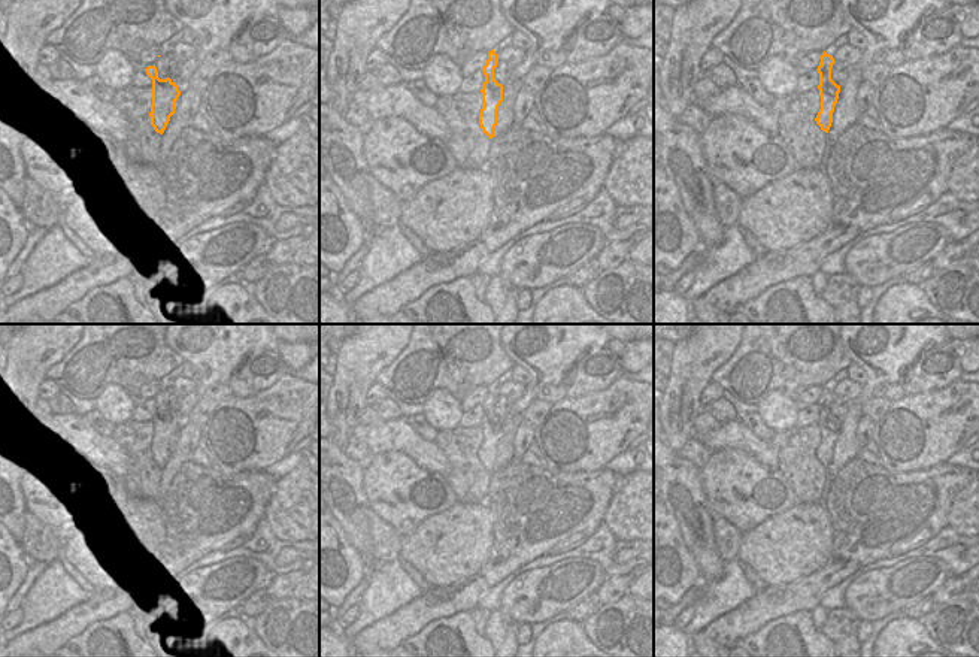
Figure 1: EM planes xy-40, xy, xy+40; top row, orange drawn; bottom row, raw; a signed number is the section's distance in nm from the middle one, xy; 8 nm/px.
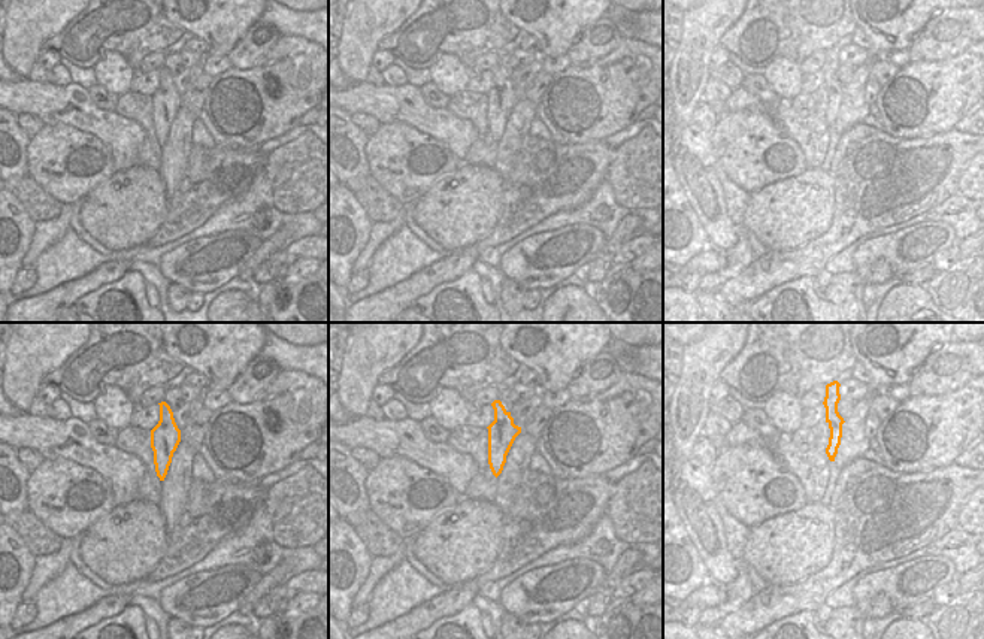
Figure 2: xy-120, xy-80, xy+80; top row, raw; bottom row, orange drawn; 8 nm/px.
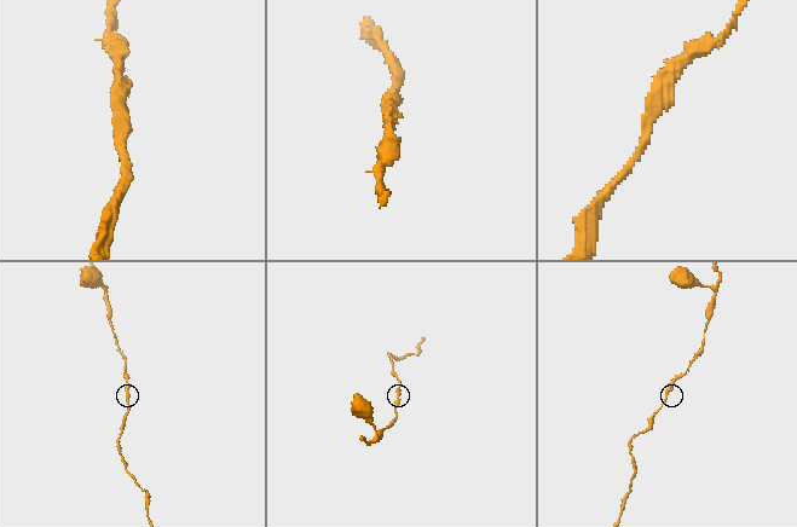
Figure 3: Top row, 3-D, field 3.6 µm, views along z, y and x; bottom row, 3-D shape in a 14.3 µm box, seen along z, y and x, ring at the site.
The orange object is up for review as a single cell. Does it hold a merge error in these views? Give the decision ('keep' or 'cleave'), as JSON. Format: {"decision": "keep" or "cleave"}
{"decision": "keep"}

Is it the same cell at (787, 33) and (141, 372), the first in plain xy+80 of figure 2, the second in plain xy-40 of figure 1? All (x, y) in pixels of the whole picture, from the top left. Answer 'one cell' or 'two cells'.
one cell

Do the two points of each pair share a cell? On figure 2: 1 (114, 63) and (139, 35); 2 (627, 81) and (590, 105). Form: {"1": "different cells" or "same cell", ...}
{"1": "different cells", "2": "same cell"}

